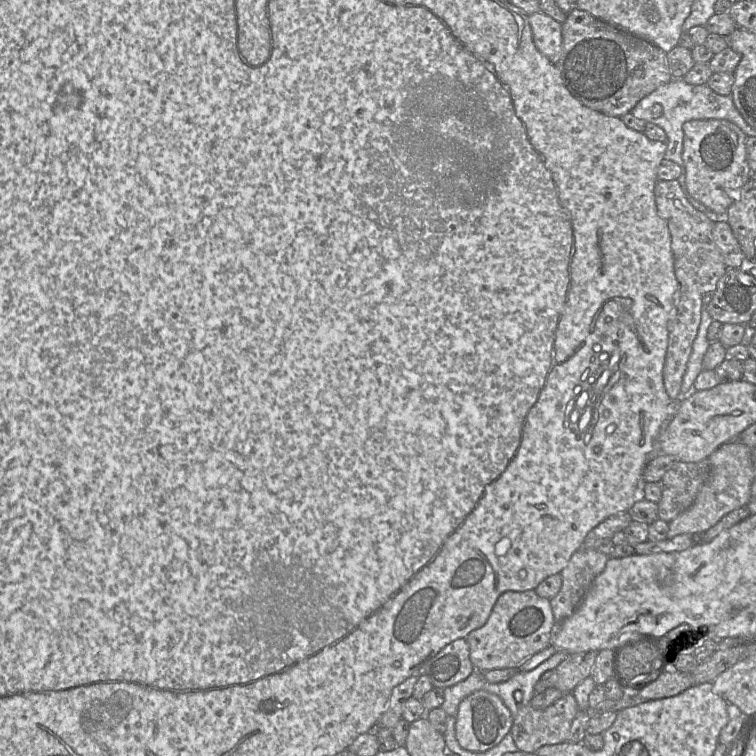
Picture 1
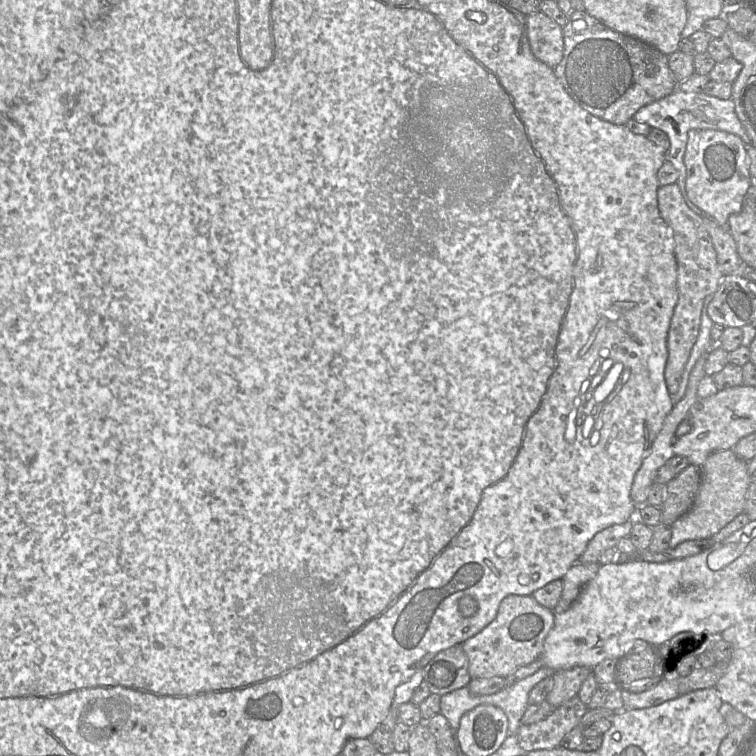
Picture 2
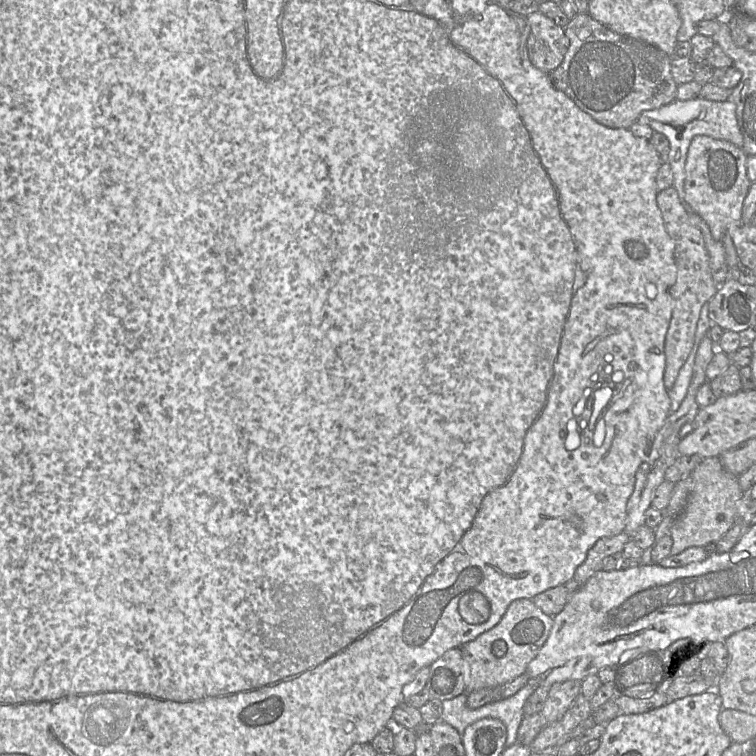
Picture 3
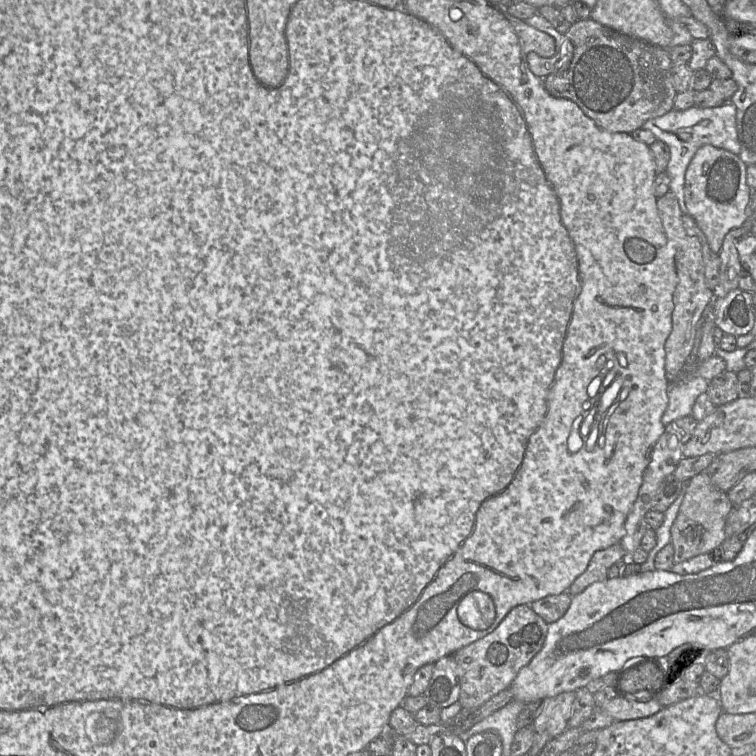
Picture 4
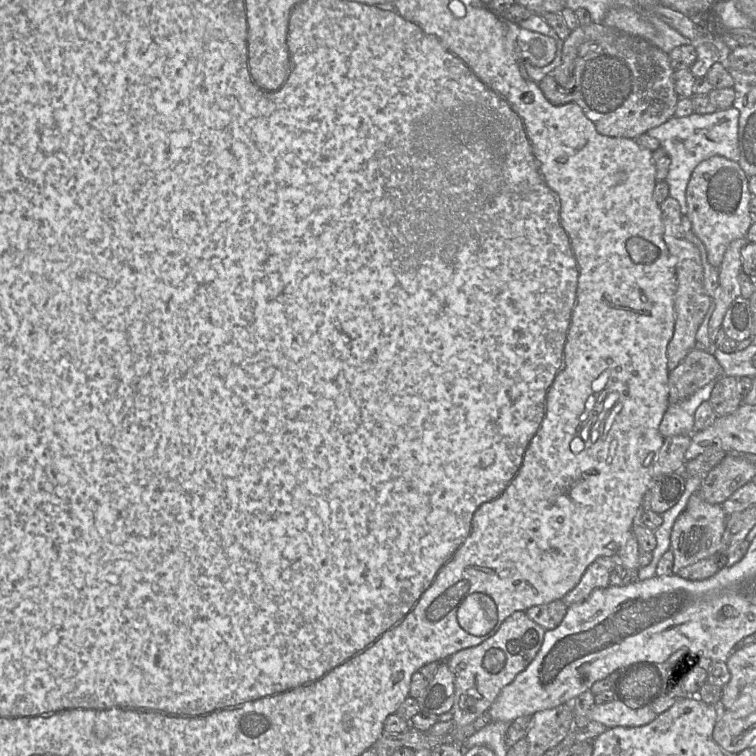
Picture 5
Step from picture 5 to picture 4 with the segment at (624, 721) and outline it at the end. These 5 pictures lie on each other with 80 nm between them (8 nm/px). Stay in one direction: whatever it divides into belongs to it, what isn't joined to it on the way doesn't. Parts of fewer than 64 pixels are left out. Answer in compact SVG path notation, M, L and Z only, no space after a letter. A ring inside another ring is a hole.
M618 694L601 707L614 721L626 721L650 717L663 707L656 697L649 701L639 701L633 695Z

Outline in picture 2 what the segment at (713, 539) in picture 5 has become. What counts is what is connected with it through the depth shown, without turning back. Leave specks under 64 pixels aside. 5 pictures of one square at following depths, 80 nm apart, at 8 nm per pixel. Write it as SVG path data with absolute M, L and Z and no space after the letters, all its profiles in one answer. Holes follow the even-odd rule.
M732 449L710 454L701 466L701 482L691 509L670 526L670 549L686 540L700 541L719 532L743 512L750 483L747 462L740 459Z

